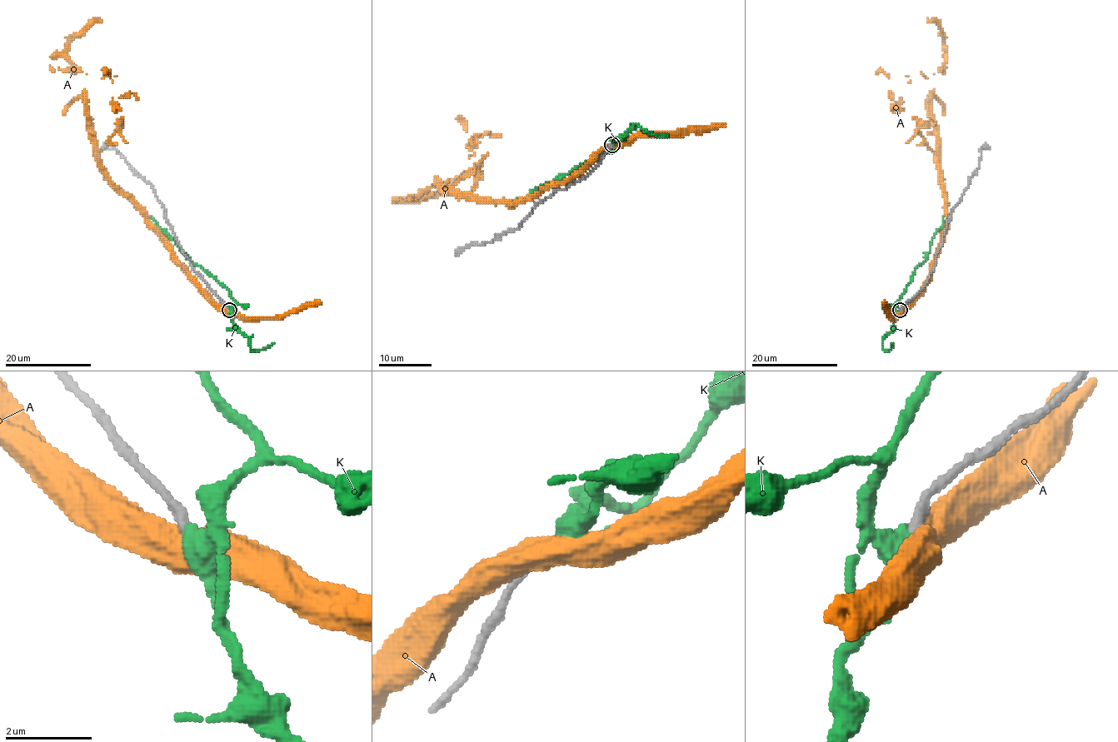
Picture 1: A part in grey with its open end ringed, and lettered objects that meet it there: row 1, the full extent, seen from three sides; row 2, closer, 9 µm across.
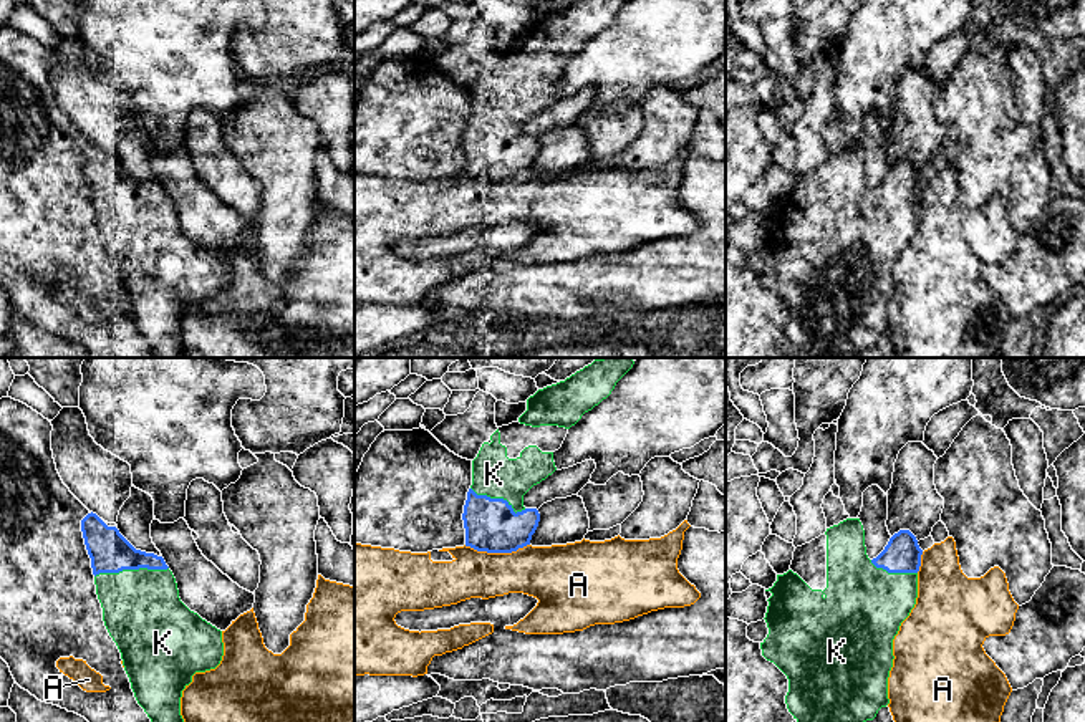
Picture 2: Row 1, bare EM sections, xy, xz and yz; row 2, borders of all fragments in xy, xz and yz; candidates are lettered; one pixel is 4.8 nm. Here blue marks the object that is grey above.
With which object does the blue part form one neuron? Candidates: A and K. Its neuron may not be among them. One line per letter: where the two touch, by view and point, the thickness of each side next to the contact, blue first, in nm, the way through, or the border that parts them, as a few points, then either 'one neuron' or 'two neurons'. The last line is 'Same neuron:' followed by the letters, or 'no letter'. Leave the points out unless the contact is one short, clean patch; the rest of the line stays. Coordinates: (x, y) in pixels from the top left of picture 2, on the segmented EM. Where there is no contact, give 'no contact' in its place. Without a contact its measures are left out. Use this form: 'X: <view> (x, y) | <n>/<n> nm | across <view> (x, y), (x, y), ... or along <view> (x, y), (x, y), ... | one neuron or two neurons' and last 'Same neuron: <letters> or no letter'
A: xz (496, 552) | 260/260 nm | two neurons
K: xy (131, 568) | 200/380 nm | one neuron
Same neuron: K

